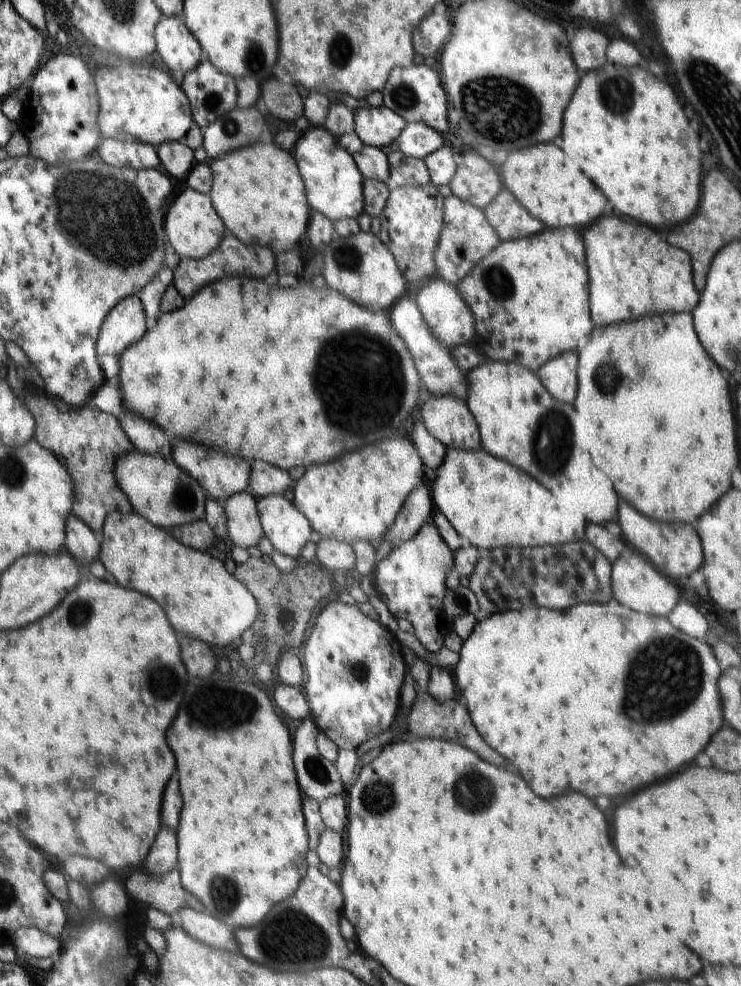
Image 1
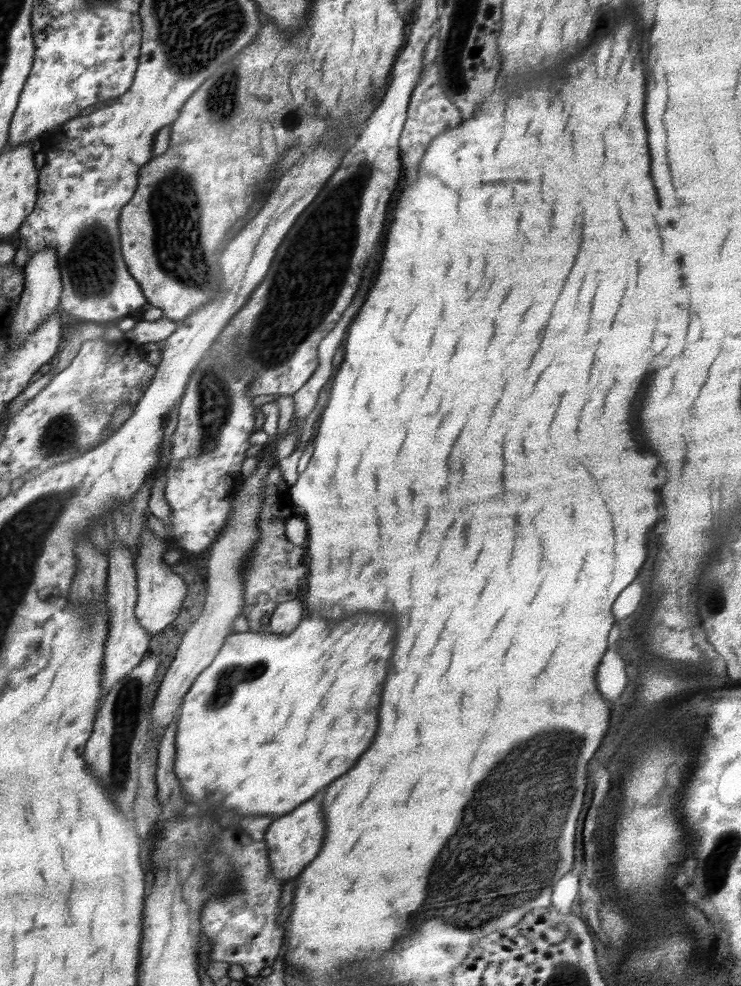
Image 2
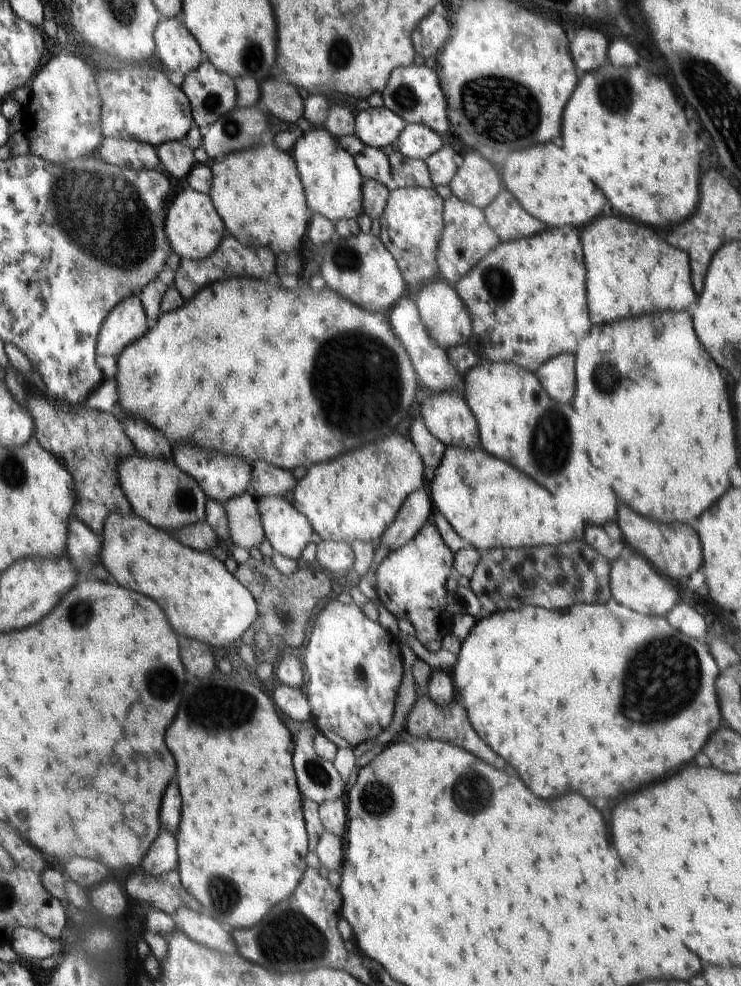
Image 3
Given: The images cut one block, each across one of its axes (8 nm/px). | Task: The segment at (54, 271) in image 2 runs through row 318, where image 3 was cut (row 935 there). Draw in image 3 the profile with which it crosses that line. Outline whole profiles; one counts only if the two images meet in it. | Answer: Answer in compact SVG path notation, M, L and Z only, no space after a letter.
M21 927L14 933L14 944L11 948L18 954L30 961L52 958L60 950L60 942L50 940L42 931Z

